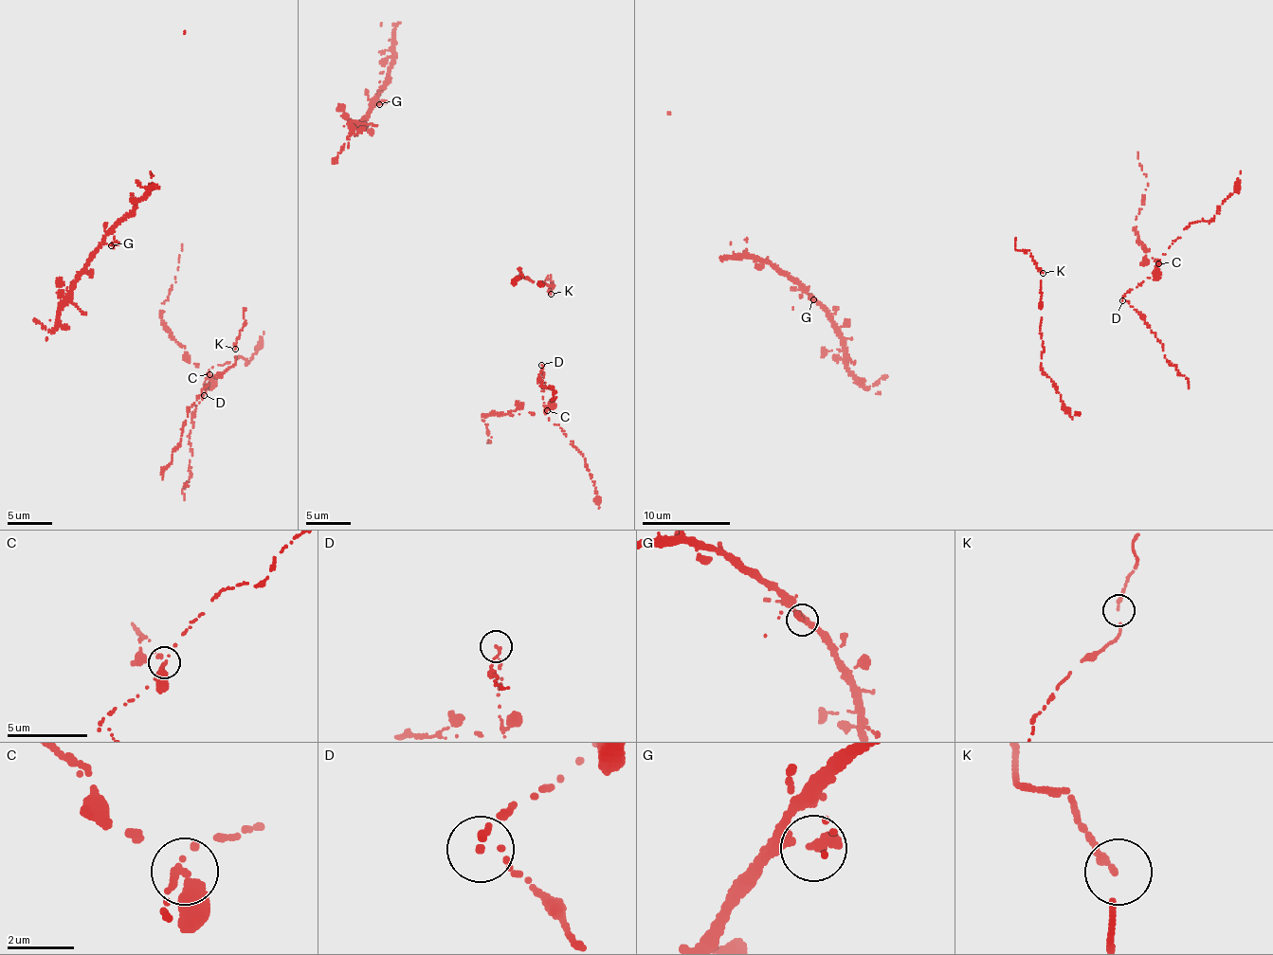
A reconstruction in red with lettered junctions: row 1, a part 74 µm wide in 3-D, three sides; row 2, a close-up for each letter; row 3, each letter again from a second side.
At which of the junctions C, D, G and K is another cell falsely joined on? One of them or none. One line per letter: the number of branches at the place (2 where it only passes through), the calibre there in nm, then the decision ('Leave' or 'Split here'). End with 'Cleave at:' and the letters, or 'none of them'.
C: Branches: 2. Thickness 280 nm. Split here
D: Branches: 2. Thickness 160 nm. Leave
G: Branches: 2. Thickness 280 nm. Leave
K: Branches: 2. Thickness 170 nm. Leave
Cleave at: C

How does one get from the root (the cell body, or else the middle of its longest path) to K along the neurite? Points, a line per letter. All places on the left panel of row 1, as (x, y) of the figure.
K: (183, 423), (202, 389), (235, 363), (235, 349)

